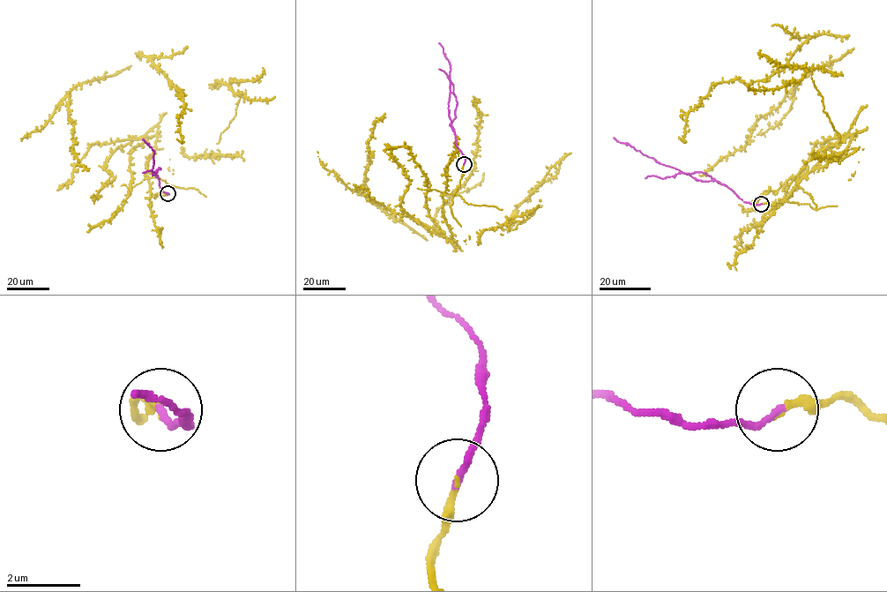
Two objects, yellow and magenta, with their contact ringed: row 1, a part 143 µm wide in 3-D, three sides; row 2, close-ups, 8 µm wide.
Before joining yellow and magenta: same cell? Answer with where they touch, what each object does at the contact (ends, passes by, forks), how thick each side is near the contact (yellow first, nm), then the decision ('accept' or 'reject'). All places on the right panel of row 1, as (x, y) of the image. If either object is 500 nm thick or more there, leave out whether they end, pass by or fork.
place (761, 204); yellow ends; magenta ends; calibres 170 and 190 nm; accept

